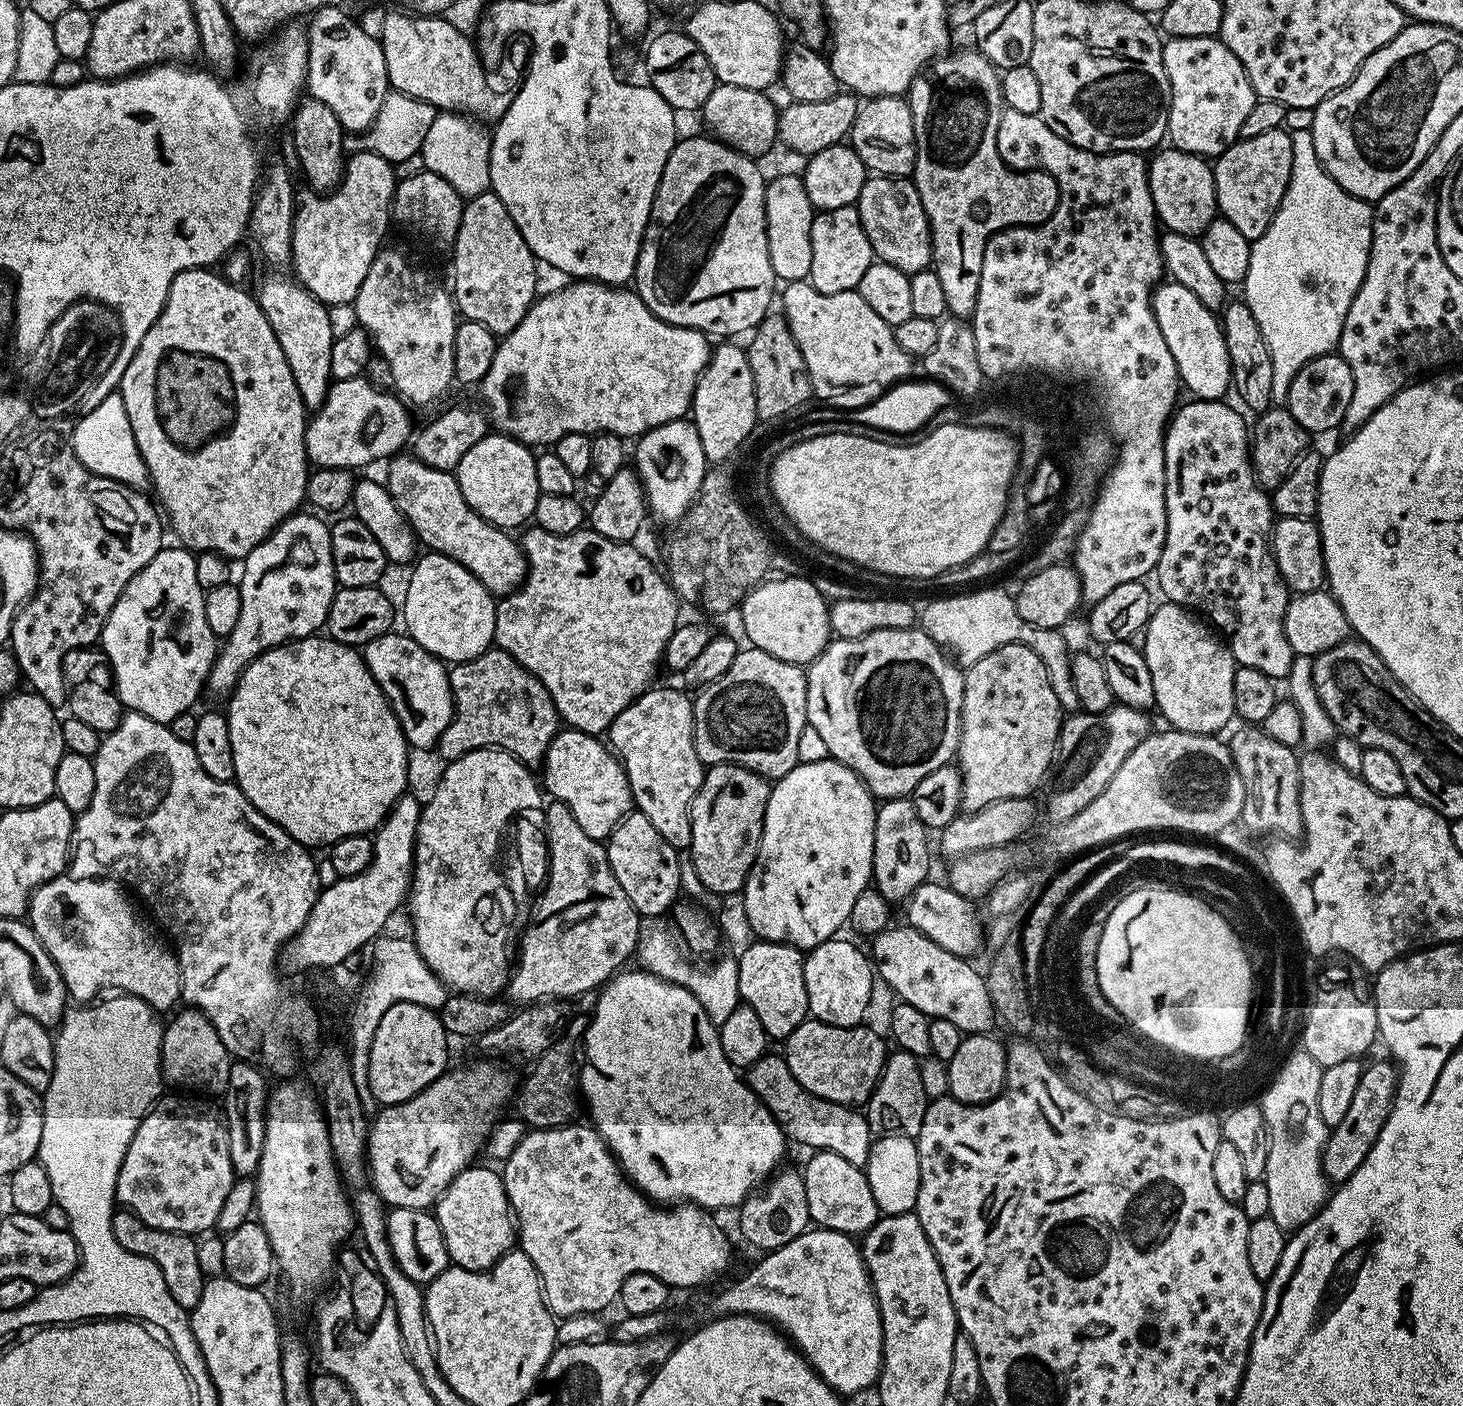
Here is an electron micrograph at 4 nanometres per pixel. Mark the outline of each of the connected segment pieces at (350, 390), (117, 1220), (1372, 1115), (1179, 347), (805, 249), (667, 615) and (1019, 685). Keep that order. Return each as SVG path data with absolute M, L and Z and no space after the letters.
M363 375L345 380L335 381L328 389L328 397L324 400L324 405L315 409L316 416L307 421L304 430L304 442L306 444L306 454L309 461L316 468L347 468L357 470L364 468L367 464L372 464L375 460L381 462L397 455L404 443L409 443L413 435L412 420L408 417L409 409L403 400L391 391L379 392L370 381L364 380Z
M116 1210L112 1214L112 1229L114 1238L130 1254L138 1254L142 1258L150 1258L158 1270L162 1270L162 1278L166 1278L166 1290L170 1290L170 1298L178 1302L178 1306L190 1310L198 1306L198 1298L202 1298L206 1273L200 1265L200 1252L191 1235L182 1232L163 1232L146 1226L146 1222L138 1219L133 1212L127 1210Z
M1391 1059L1376 1060L1365 1067L1362 1078L1358 1082L1358 1090L1354 1090L1354 1098L1350 1102L1350 1110L1346 1110L1346 1118L1331 1129L1324 1147L1324 1156L1320 1160L1324 1167L1324 1175L1333 1185L1339 1186L1366 1162L1366 1154L1378 1142L1378 1134L1382 1134L1382 1126L1386 1126L1386 1118L1390 1118L1392 1103L1396 1097L1396 1089L1400 1083L1397 1065Z
M1161 282L1152 294L1154 318L1158 318L1158 330L1174 354L1180 383L1198 400L1224 400L1232 388L1230 354L1226 354L1224 329L1217 313L1210 311L1186 286L1175 282Z
M799 175L776 176L767 181L764 189L764 209L766 210L766 238L770 250L770 266L777 281L791 282L808 280L810 274L810 230L814 209L806 194L806 186Z
M535 526L529 527L528 530L524 540L522 539L524 556L528 559L528 574L524 577L524 583L516 591L508 593L496 605L495 647L510 653L523 668L530 670L530 674L534 674L534 678L538 678L538 682L542 682L542 686L546 686L561 721L567 727L577 728L580 732L589 734L607 733L614 718L618 718L618 714L622 714L622 710L626 710L626 706L630 706L630 702L634 702L642 693L647 692L653 683L652 675L655 674L656 667L658 669L661 667L666 642L670 642L670 636L674 634L674 630L678 627L678 621L681 619L681 617L679 618L681 601L671 584L668 583L665 573L659 567L656 569L638 549L632 548L636 546L631 543L611 540L592 531L588 526L570 534L550 534L550 530L542 530Z
M1007 644L970 665L964 672L964 701L962 702L962 722L960 723L960 747L958 749L958 767L962 778L962 798L960 803L965 813L982 810L990 802L998 802L1015 796L1028 796L1044 780L1044 775L1049 775L1054 764L1056 743L1060 737L1060 725L1062 723L1062 709L1058 702L1058 694L1054 694L1054 686L1050 686L1050 678L1046 674L1046 666L1034 650L1030 650L1024 644Z

